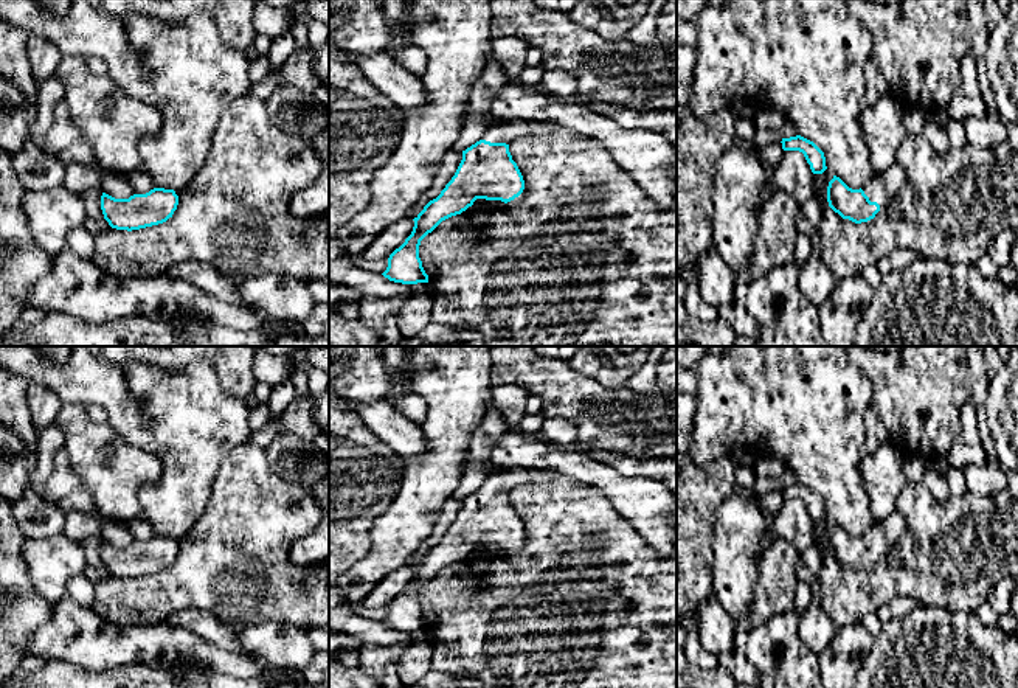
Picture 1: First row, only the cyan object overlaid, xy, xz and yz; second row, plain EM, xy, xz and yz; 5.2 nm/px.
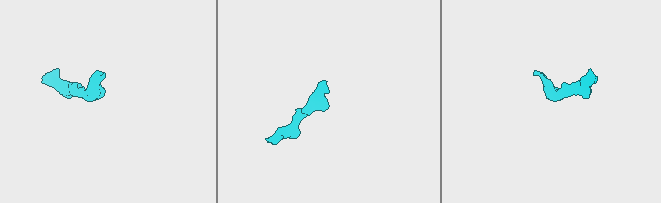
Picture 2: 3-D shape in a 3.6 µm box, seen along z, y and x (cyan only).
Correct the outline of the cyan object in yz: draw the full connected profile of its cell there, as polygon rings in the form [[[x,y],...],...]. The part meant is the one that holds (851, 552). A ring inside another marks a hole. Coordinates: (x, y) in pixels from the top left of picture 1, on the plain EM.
[[[899,509],[885,520],[874,522],[860,537],[849,536],[840,525],[833,523],[827,534],[827,550],[843,567],[861,572],[886,556],[905,531],[906,516]]]

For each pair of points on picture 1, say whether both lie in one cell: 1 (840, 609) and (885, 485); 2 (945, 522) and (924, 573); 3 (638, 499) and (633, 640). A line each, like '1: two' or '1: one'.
1: two
2: one
3: two

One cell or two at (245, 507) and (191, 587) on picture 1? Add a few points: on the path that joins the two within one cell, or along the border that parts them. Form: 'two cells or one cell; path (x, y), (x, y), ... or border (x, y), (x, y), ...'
one cell; path (244, 527), (230, 541), (230, 549), (211, 567)

